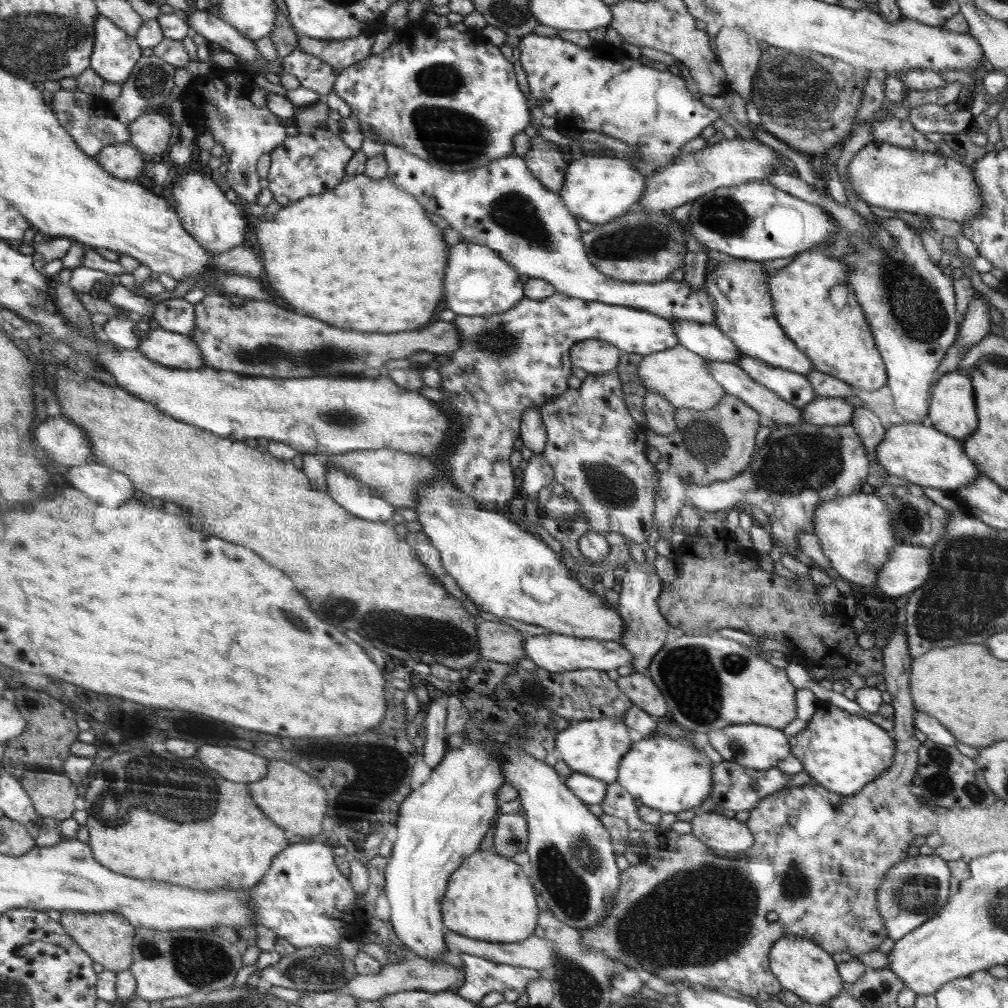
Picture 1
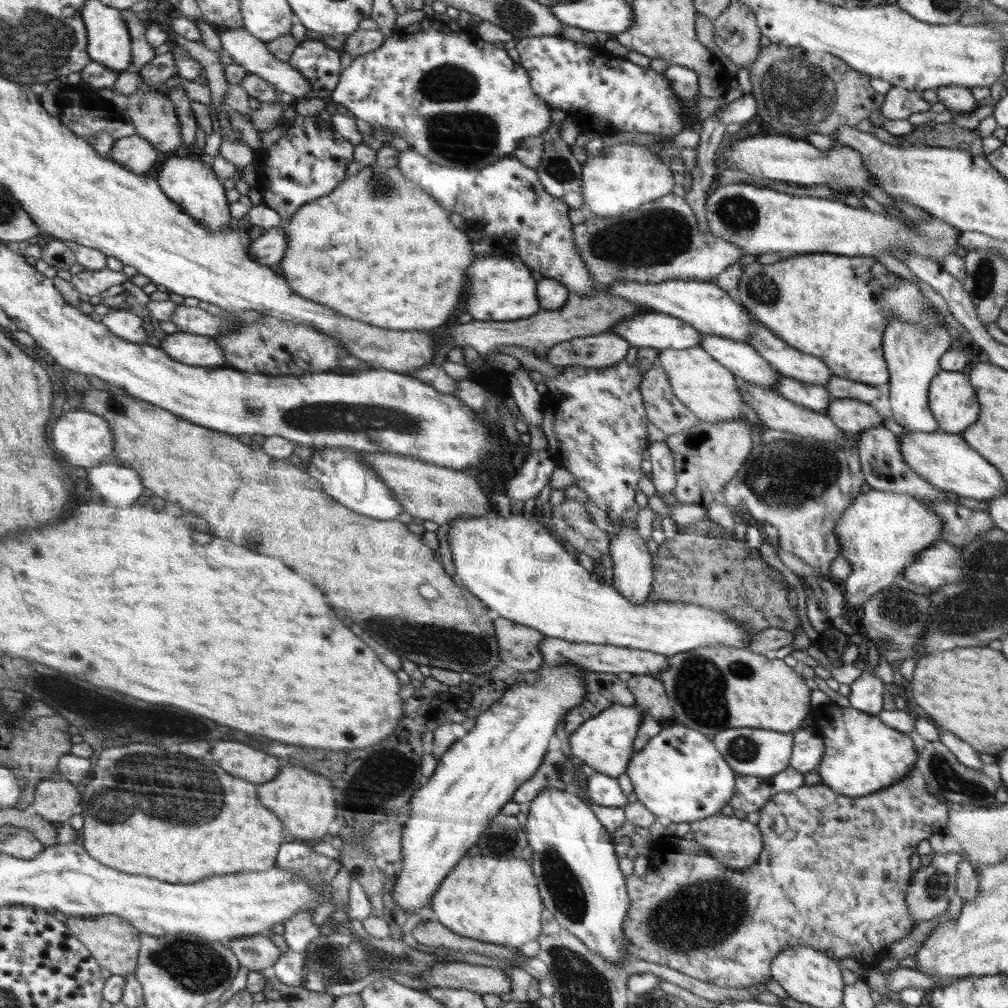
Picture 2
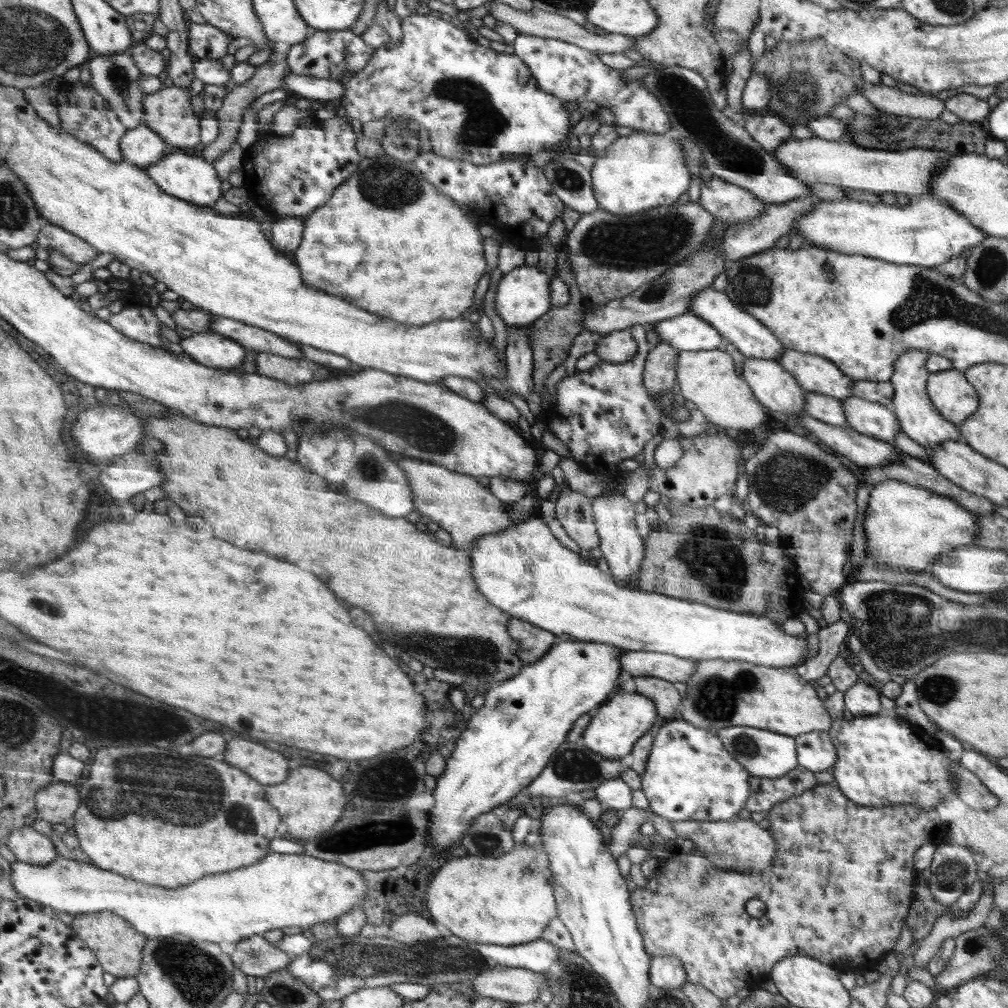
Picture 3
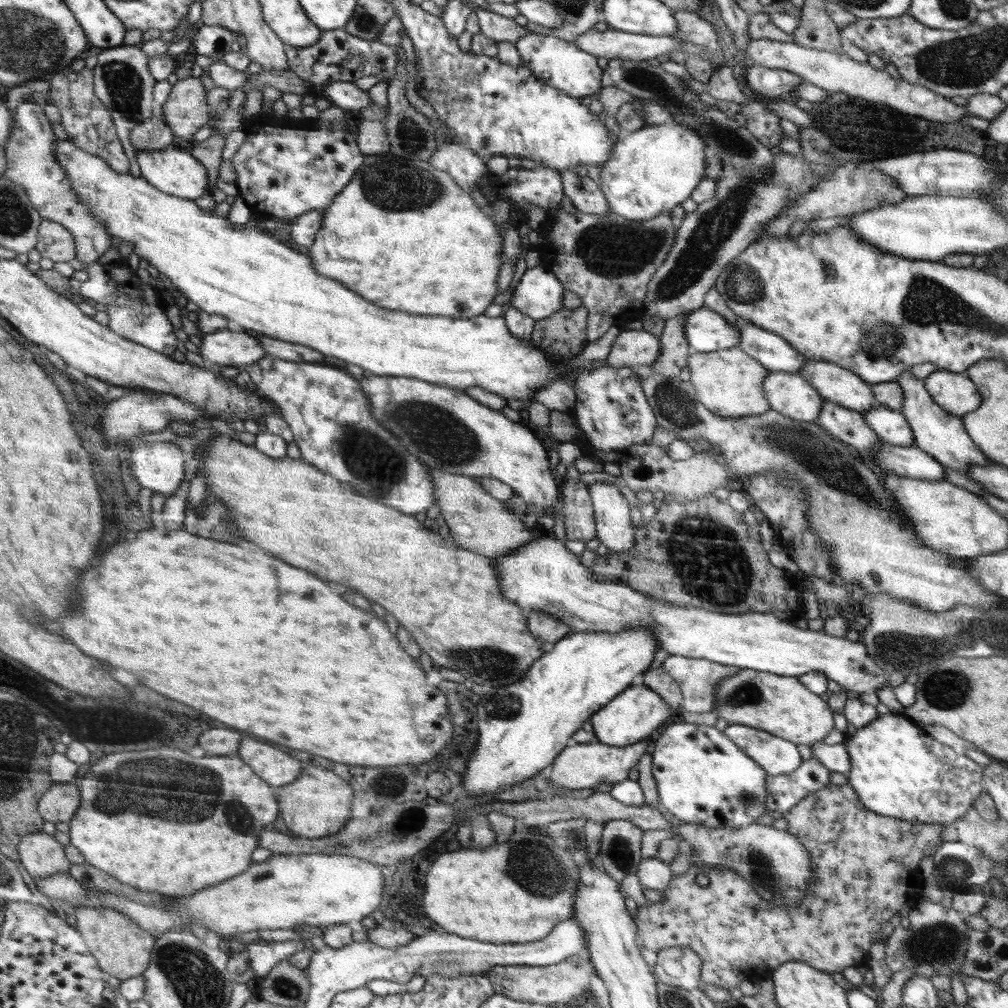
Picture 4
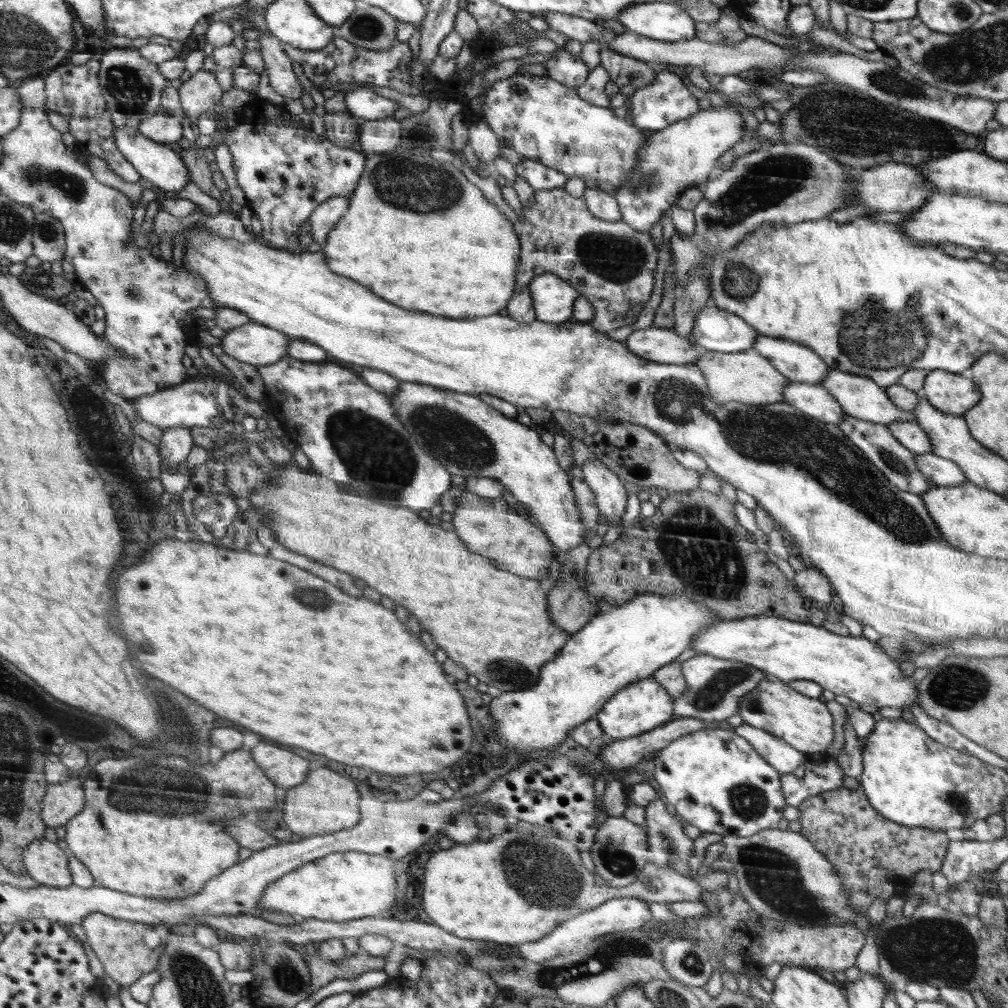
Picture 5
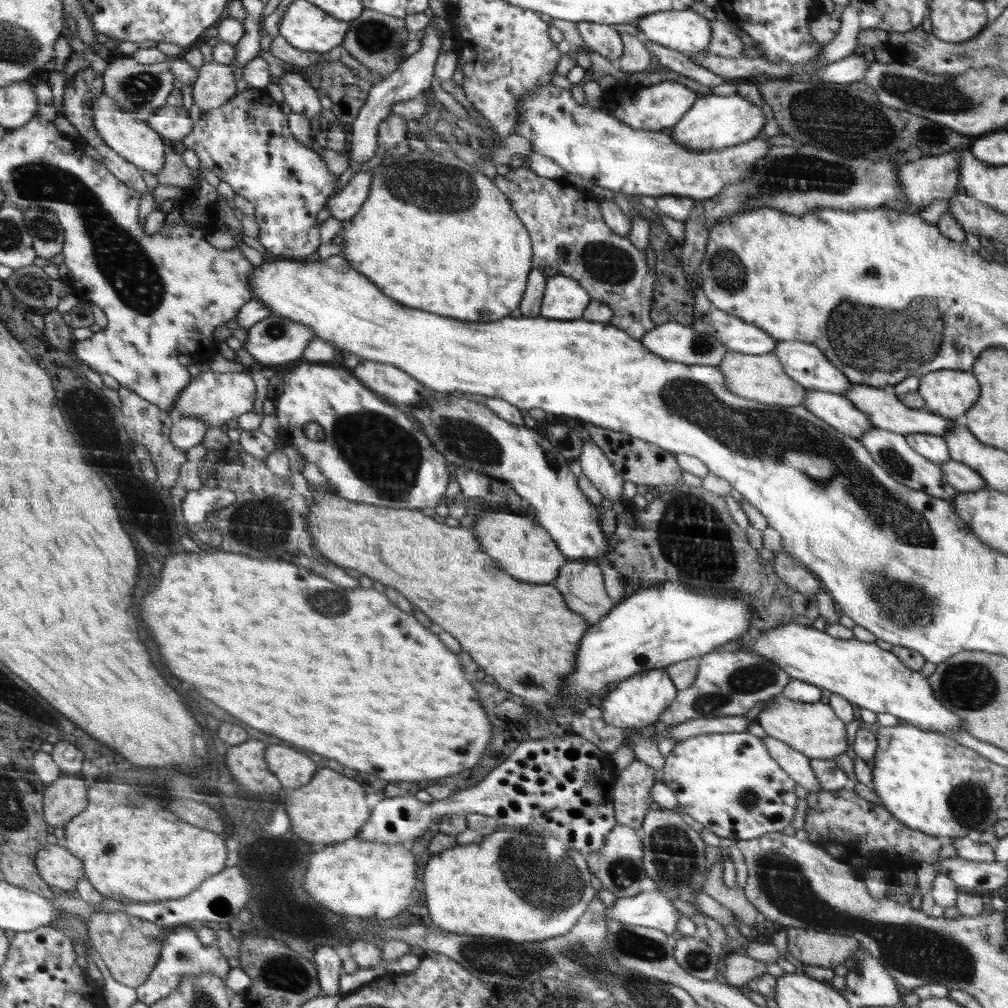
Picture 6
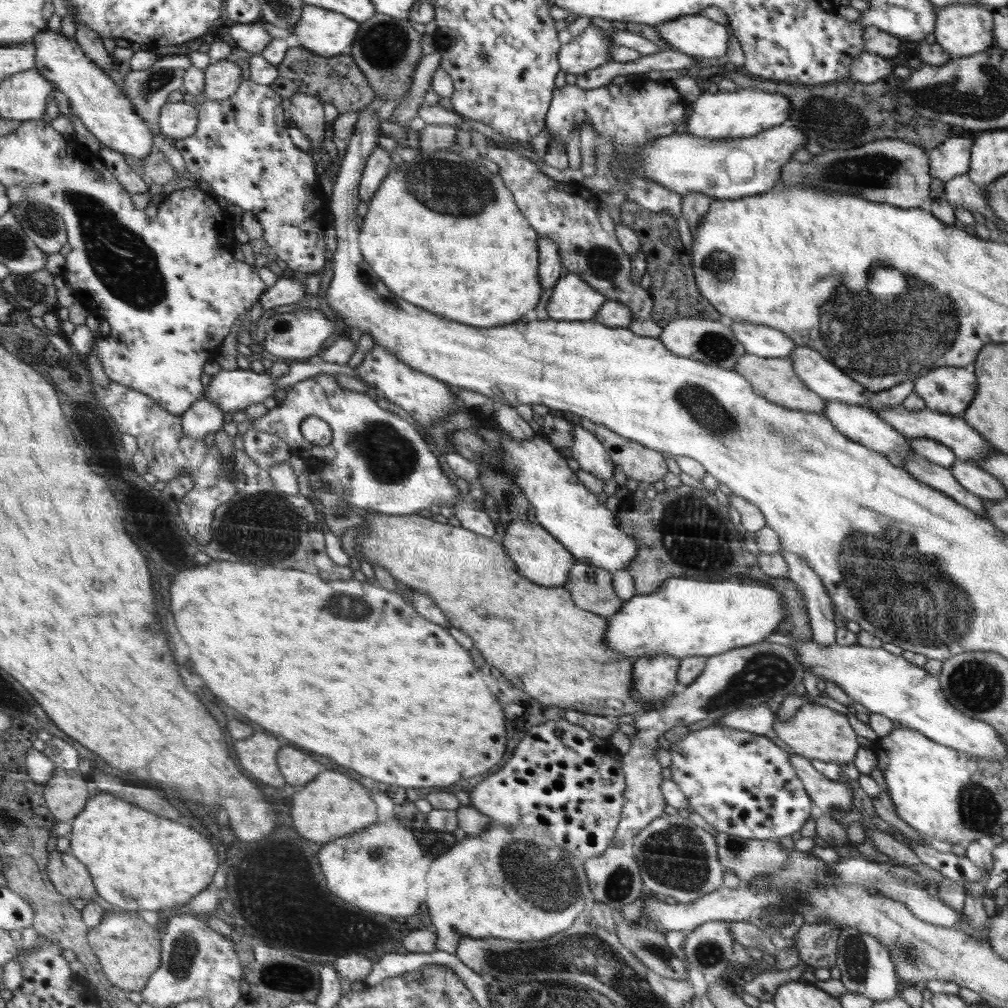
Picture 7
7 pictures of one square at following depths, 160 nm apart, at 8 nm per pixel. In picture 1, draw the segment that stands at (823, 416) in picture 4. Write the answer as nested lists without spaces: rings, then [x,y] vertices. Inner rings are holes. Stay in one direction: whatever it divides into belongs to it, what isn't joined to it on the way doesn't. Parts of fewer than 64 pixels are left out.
[[[744,353],[737,360],[737,365],[752,380],[769,388],[794,407],[802,408],[818,398],[803,374],[766,364]]]

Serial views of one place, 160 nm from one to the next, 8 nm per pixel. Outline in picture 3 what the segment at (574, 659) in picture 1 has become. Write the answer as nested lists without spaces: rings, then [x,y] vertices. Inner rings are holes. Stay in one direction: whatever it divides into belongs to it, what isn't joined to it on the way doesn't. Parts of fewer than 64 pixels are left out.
[[[624,651],[619,660],[624,673],[633,677],[657,677],[674,684],[686,683],[696,674],[696,660],[668,653]]]

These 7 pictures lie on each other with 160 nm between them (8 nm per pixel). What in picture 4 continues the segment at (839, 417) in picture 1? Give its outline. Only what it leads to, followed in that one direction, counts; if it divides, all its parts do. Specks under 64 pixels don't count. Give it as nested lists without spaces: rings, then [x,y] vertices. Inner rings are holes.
[[[876,407],[863,413],[868,427],[887,443],[907,447],[914,445],[914,435],[908,421],[898,410],[886,407]]]

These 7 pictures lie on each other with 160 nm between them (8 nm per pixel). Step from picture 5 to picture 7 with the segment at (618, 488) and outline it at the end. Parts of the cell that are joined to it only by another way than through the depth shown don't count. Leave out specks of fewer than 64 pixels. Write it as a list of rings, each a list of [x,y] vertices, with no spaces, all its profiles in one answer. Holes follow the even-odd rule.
[[[574,425],[572,444],[566,455],[578,461],[581,470],[590,472],[603,481],[612,480],[614,464],[599,438],[584,430],[582,426]]]

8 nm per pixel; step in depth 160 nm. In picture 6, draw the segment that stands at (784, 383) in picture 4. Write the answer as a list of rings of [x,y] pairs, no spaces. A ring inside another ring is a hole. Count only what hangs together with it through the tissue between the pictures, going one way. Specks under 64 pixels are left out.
[[[808,390],[807,400],[802,406],[832,428],[854,437],[855,440],[860,441],[866,432],[876,428],[866,418],[866,414],[856,409],[843,395]]]

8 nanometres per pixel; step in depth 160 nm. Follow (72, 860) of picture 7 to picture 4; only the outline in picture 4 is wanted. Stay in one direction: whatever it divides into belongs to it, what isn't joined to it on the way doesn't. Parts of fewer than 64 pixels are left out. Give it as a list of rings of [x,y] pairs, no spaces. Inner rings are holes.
[[[39,832],[26,835],[19,844],[21,862],[35,880],[56,876],[60,872],[70,874],[73,862],[67,849],[54,835]]]

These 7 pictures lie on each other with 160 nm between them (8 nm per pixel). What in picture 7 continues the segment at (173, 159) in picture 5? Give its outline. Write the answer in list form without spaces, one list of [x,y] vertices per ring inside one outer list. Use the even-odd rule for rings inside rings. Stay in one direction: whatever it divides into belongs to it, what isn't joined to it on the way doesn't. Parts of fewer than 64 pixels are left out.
[[[48,29],[37,36],[36,48],[38,48],[36,69],[47,76],[68,96],[72,109],[77,116],[89,132],[94,134],[105,147],[113,148],[118,152],[135,156],[141,160],[146,160],[153,153],[155,133],[151,129],[150,123],[139,115],[135,104],[122,92],[120,86],[106,74],[106,71],[98,68],[94,64],[94,60],[90,60],[86,56],[86,51],[82,49],[81,44],[76,39],[72,41],[62,33],[54,33]]]

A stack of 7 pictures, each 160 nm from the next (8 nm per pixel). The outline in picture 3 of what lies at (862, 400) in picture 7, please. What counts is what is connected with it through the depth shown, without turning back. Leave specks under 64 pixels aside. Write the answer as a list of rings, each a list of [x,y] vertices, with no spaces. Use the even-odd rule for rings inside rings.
[[[711,286],[691,298],[689,312],[708,321],[708,324],[718,329],[725,338],[724,341],[734,344],[745,357],[775,361],[780,355],[783,355],[783,350],[786,349],[783,341],[763,321],[759,321],[748,311],[741,309],[726,293],[716,291]]]

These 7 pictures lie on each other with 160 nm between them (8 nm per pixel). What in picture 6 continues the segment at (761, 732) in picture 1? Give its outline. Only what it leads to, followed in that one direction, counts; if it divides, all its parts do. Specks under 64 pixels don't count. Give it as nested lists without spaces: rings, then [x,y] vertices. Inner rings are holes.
[[[773,736],[761,738],[767,745],[768,752],[774,757],[775,761],[788,773],[796,782],[805,788],[808,793],[816,794],[824,791],[816,780],[815,772],[810,766],[810,759],[804,753],[798,752],[791,745],[778,740]]]

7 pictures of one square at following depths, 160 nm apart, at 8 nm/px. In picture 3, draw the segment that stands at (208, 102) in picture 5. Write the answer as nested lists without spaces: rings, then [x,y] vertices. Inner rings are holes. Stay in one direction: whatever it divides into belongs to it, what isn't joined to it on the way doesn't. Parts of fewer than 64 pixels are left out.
[[[176,85],[148,93],[145,98],[145,124],[159,132],[168,144],[176,148],[198,146],[202,142],[202,122],[192,106],[193,95],[191,88]]]

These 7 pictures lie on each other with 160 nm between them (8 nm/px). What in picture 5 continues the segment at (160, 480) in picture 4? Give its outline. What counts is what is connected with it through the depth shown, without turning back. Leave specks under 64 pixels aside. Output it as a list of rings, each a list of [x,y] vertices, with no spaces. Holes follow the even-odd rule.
[[[177,427],[168,429],[163,436],[159,454],[162,465],[168,467],[180,467],[186,464],[192,448],[196,448],[197,442],[194,440],[192,428]]]

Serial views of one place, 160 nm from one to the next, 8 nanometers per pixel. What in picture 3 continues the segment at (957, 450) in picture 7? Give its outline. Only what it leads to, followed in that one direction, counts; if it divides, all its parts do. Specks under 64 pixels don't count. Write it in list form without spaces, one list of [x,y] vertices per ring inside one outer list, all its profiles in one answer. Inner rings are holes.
[[[784,349],[783,355],[775,361],[791,373],[804,392],[820,393],[838,400],[852,396],[854,380],[823,356]]]

